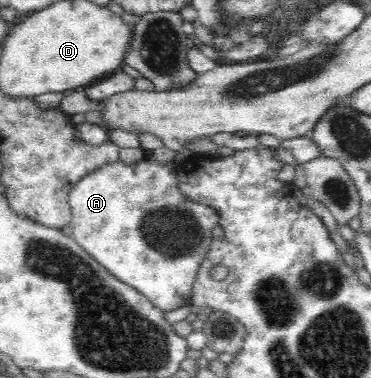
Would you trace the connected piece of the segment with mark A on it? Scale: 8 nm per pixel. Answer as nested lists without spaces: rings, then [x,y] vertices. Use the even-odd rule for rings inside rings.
[[[146,158],[133,166],[123,164],[121,161],[111,162],[88,173],[87,177],[81,179],[68,195],[68,202],[70,203],[70,210],[72,211],[72,218],[69,223],[72,227],[72,232],[70,233],[71,237],[113,277],[130,285],[133,289],[141,293],[141,295],[145,295],[157,309],[161,309],[161,311],[164,312],[175,311],[175,309],[179,309],[179,307],[183,307],[183,305],[190,305],[193,286],[196,282],[201,262],[205,259],[205,256],[208,255],[210,245],[215,239],[213,237],[213,229],[220,226],[220,213],[214,207],[205,205],[204,203],[195,203],[179,192],[173,167],[173,162],[162,164],[150,158]]]

